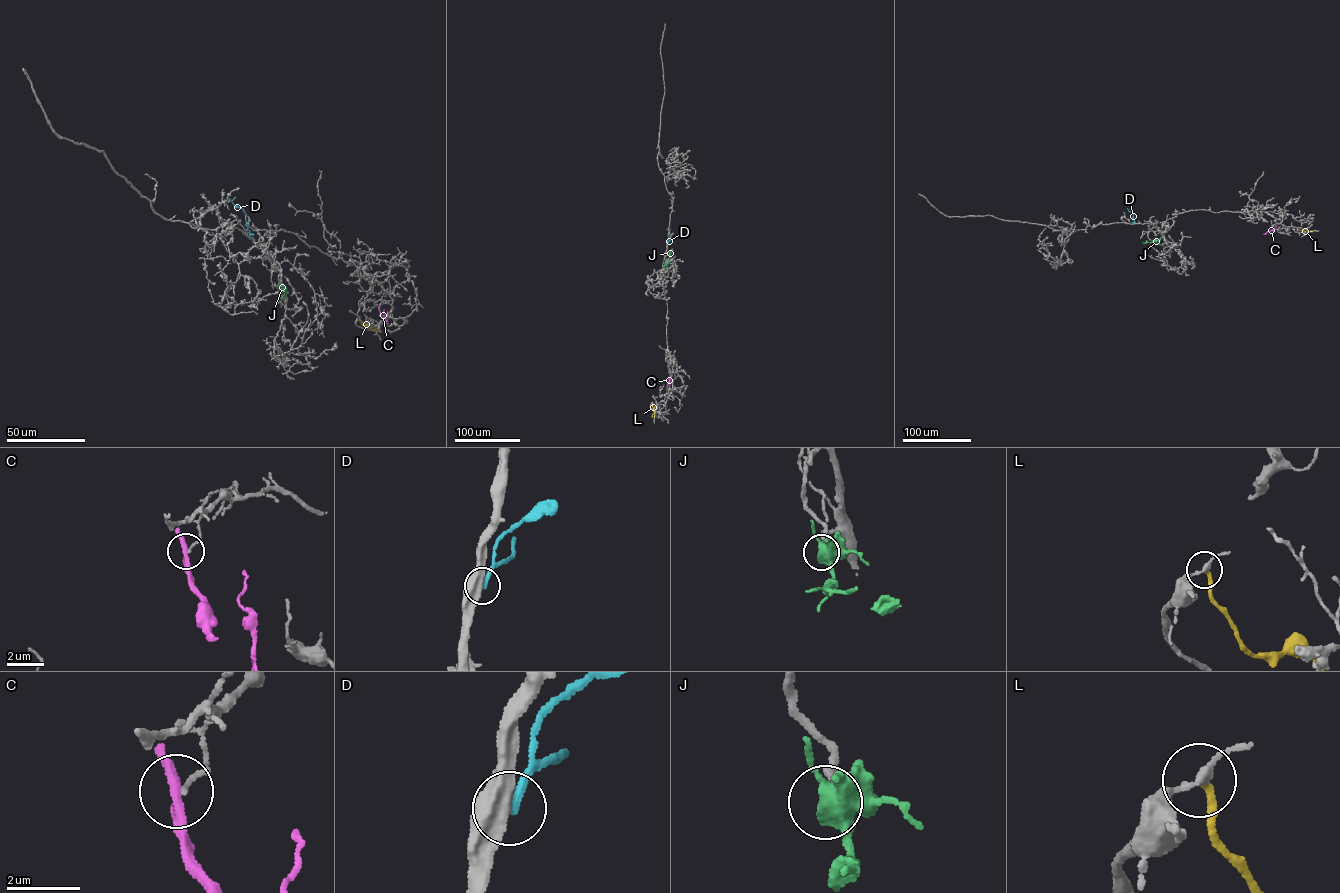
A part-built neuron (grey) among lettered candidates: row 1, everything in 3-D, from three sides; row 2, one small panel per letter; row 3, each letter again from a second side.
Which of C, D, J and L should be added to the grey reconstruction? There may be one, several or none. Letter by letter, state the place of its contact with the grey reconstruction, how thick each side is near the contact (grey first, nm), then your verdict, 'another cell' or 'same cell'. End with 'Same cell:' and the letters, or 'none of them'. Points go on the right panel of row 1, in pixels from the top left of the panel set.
C: meets grey at (1276, 226); 100 nm thick on the grey side, 240 nm on the other; another cell
D: meets grey at (1136, 223); 550 nm thick on the grey side, 240 nm on the other; another cell
J: meets grey at (1161, 238); 280 nm thick on the grey side, 400 nm on the other; same cell
L: meets grey at (1300, 229); 200 nm thick on the grey side, 200 nm on the other; another cell
Same cell: J

